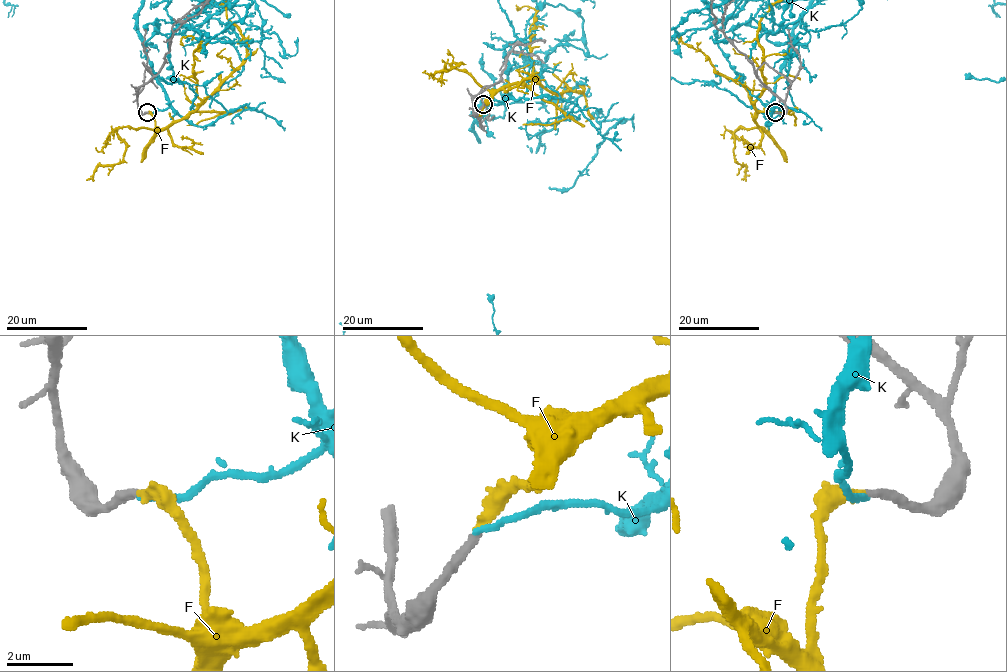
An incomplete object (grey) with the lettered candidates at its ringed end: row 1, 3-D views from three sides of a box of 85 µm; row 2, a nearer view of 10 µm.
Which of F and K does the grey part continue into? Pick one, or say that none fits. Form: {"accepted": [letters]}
{"accepted": ["F"]}

